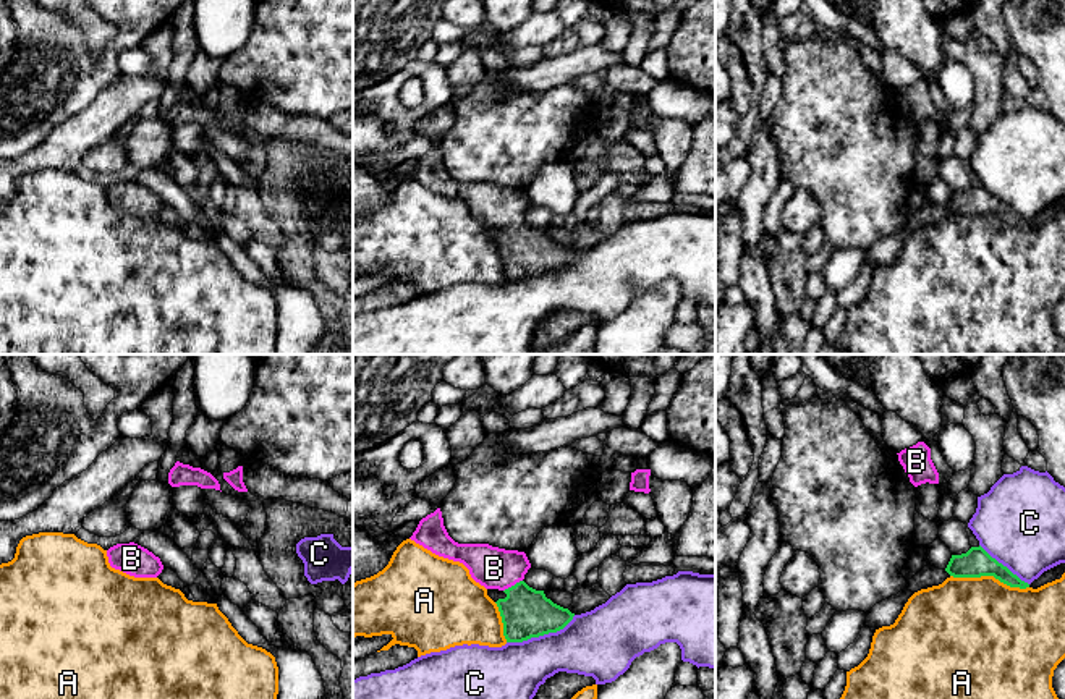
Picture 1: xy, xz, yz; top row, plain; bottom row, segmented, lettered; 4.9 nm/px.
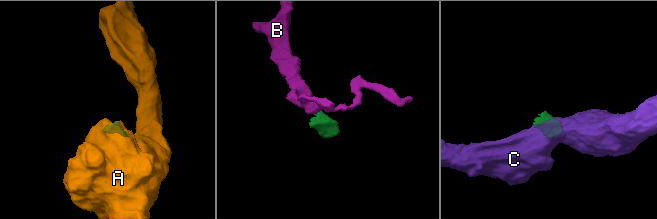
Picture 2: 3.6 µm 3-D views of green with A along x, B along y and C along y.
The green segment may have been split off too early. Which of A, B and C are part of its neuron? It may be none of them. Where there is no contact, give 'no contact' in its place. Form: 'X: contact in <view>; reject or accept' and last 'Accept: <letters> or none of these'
A: contact in yz; reject
B: contact in xz; accept
C: contact in xz; reject
Accept: B

